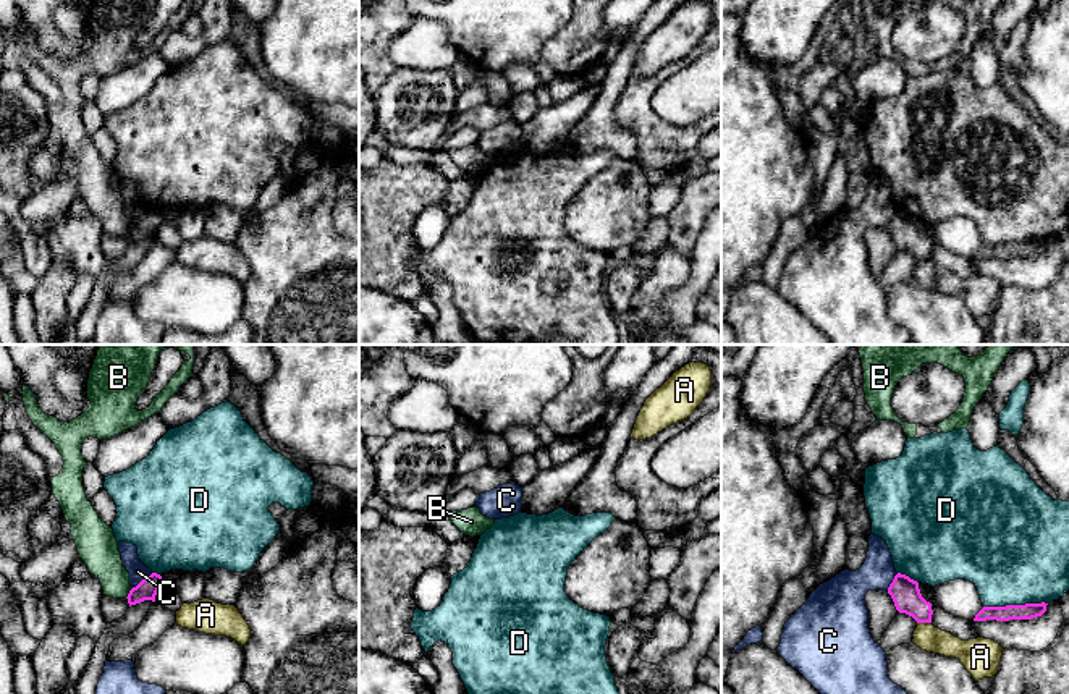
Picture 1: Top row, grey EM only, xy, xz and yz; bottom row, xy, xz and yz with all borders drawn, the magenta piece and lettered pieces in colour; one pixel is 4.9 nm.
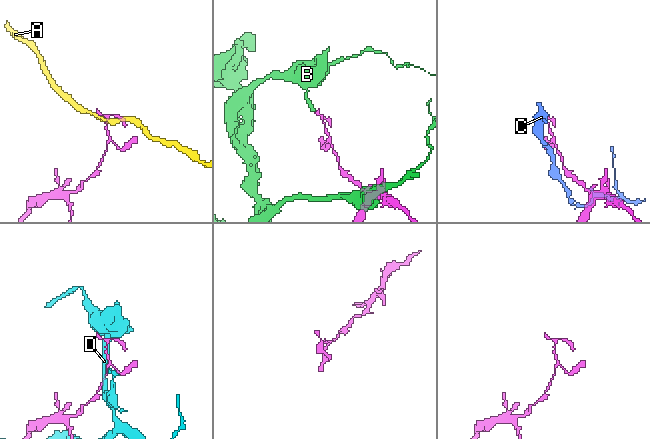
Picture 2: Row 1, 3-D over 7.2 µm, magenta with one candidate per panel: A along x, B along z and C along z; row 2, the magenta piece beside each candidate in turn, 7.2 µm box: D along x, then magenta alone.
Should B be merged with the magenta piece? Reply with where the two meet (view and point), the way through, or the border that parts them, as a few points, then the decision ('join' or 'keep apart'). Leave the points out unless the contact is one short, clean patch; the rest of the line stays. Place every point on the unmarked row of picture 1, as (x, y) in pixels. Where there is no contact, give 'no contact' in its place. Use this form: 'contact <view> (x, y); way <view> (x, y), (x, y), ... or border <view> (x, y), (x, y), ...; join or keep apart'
contact xy (128, 232); border xy (131, 227), (125, 235); keep apart

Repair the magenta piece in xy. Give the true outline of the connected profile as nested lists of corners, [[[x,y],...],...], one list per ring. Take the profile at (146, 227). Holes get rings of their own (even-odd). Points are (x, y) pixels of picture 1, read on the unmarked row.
[[[152,210],[149,215],[142,217],[136,225],[133,225],[128,231],[128,241],[136,243],[144,238],[155,239],[155,233],[162,223],[162,214],[157,210]]]

